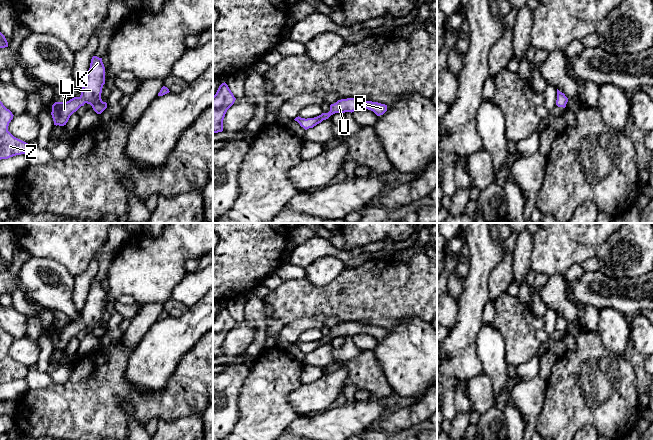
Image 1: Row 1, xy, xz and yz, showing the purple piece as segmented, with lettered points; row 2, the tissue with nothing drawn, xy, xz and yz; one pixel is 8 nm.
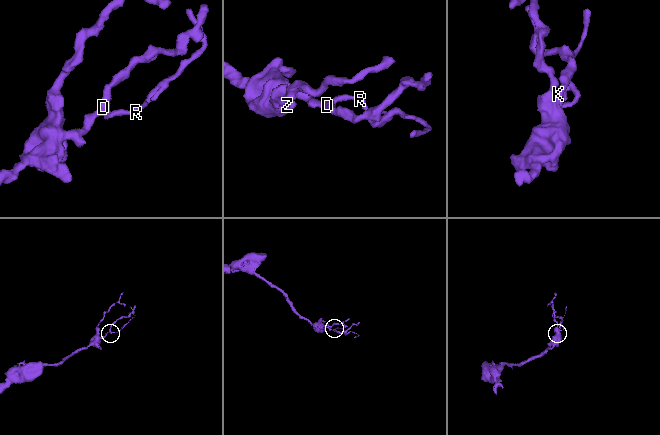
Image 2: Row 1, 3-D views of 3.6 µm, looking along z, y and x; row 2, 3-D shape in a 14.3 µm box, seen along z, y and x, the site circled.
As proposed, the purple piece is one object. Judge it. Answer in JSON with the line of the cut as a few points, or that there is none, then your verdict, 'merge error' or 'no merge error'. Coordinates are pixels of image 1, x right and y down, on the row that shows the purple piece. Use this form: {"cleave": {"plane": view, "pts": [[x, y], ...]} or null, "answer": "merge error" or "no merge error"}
{"cleave": null, "answer": "no merge error"}

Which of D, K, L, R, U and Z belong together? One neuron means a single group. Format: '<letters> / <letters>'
D K L R U Z

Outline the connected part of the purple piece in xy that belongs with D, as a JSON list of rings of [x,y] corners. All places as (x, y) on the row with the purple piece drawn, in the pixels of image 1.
[[[93,56],[84,85],[81,89],[81,95],[67,102],[55,102],[52,105],[51,115],[54,125],[66,125],[70,116],[81,106],[84,106],[85,103],[90,104],[97,114],[101,114],[107,108],[107,103],[101,99],[104,84],[105,67],[102,58]]]

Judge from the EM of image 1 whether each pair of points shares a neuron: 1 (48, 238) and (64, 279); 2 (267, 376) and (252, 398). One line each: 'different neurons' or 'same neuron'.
1: different neurons
2: same neuron

